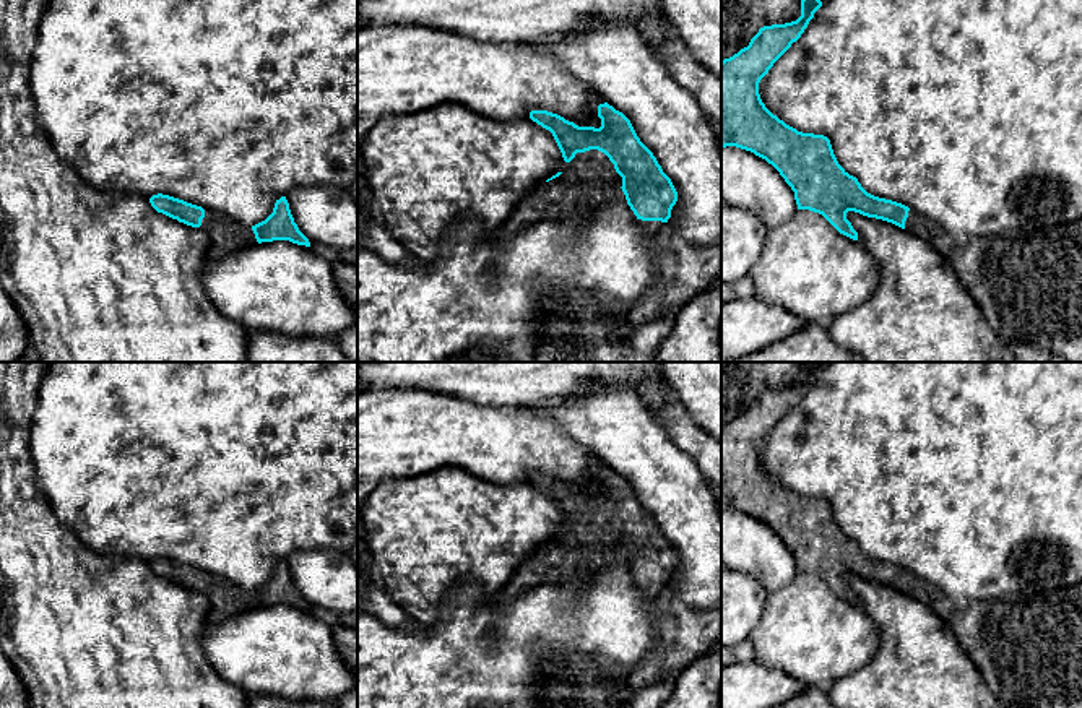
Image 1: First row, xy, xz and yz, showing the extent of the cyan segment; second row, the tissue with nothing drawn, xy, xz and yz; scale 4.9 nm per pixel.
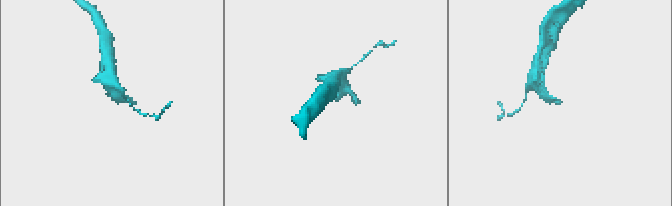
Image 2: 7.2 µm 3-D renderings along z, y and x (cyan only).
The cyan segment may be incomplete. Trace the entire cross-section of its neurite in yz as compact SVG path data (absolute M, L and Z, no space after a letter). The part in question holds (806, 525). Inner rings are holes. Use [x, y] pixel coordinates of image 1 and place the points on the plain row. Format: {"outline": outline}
{"outline": "M803 362L796 385L760 391L747 411L721 425L721 512L736 510L765 523L794 555L798 573L822 578L853 604L858 604L858 596L846 583L848 575L892 586L931 607L954 632L1002 706L1082 708L1082 583L985 601L952 599L921 576L868 557L838 528L827 500L798 495L765 471L759 458L760 443L801 401L820 370L819 362Z"}

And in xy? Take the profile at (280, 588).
{"outline": "M162 557L153 559L149 567L158 576L187 589L203 593L210 601L210 622L223 622L231 615L273 604L289 604L297 609L310 611L309 602L294 586L286 560L276 563L273 576L252 591L224 578Z"}

